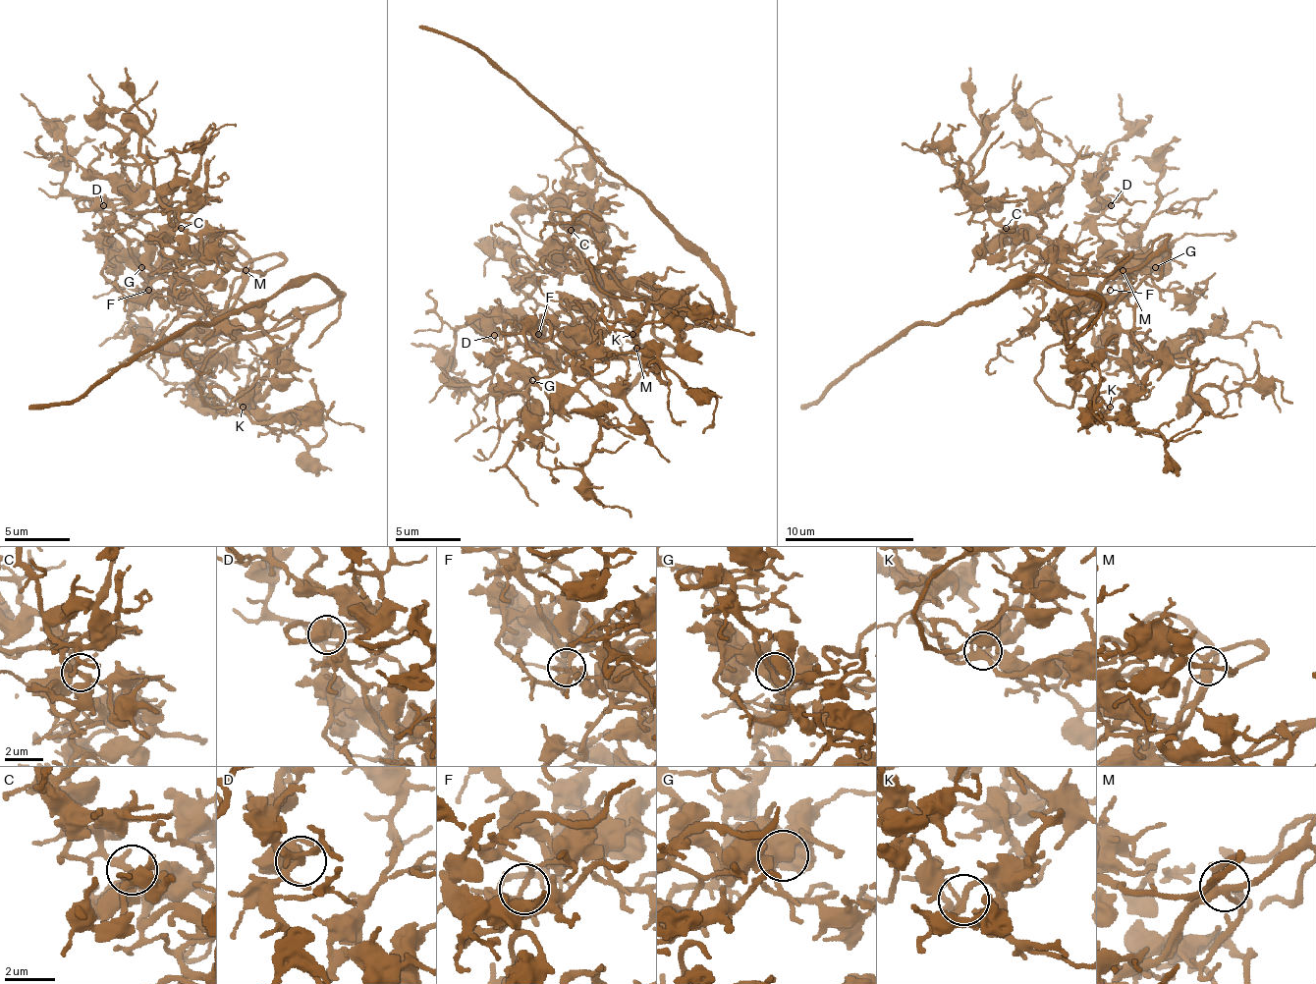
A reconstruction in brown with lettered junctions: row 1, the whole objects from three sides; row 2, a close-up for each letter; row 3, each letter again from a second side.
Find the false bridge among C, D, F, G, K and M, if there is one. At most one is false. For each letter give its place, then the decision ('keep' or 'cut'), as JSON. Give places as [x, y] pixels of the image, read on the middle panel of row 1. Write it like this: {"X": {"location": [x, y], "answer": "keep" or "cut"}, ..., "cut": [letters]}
{"C": {"location": [571, 230], "answer": "keep"}, "D": {"location": [494, 335], "answer": "keep"}, "F": {"location": [538, 334], "answer": "keep"}, "G": {"location": [532, 380], "answer": "keep"}, "K": {"location": [632, 334], "answer": "keep"}, "M": {"location": [636, 348], "answer": "keep"}, "cut": []}

